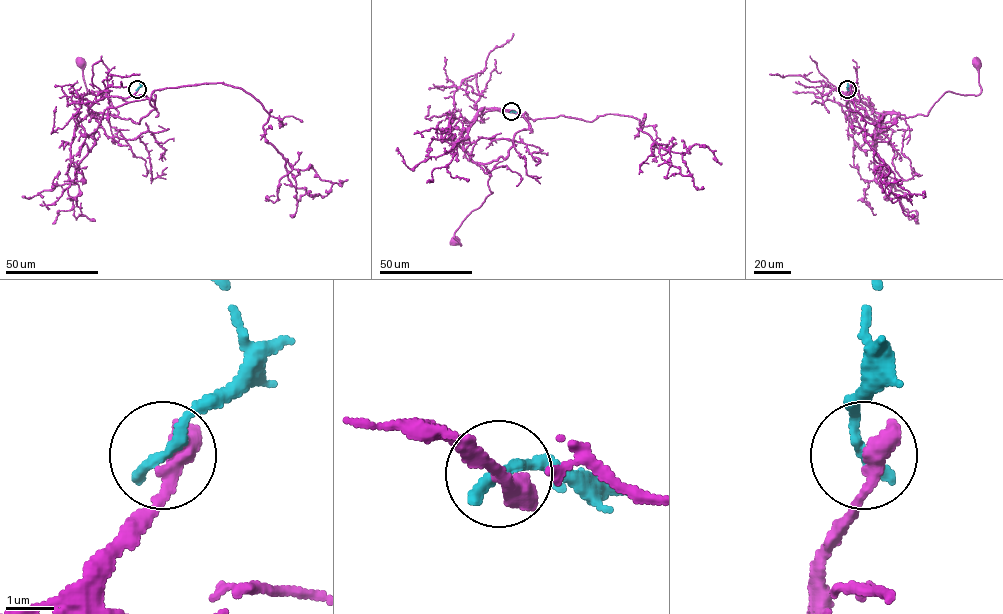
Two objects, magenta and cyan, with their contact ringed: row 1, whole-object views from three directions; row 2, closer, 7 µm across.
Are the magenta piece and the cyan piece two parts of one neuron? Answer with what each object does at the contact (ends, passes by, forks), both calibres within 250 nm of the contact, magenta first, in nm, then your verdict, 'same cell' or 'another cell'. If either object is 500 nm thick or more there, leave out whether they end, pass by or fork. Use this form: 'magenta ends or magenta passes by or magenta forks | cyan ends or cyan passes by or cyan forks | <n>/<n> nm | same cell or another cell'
500/280 nm | another cell

